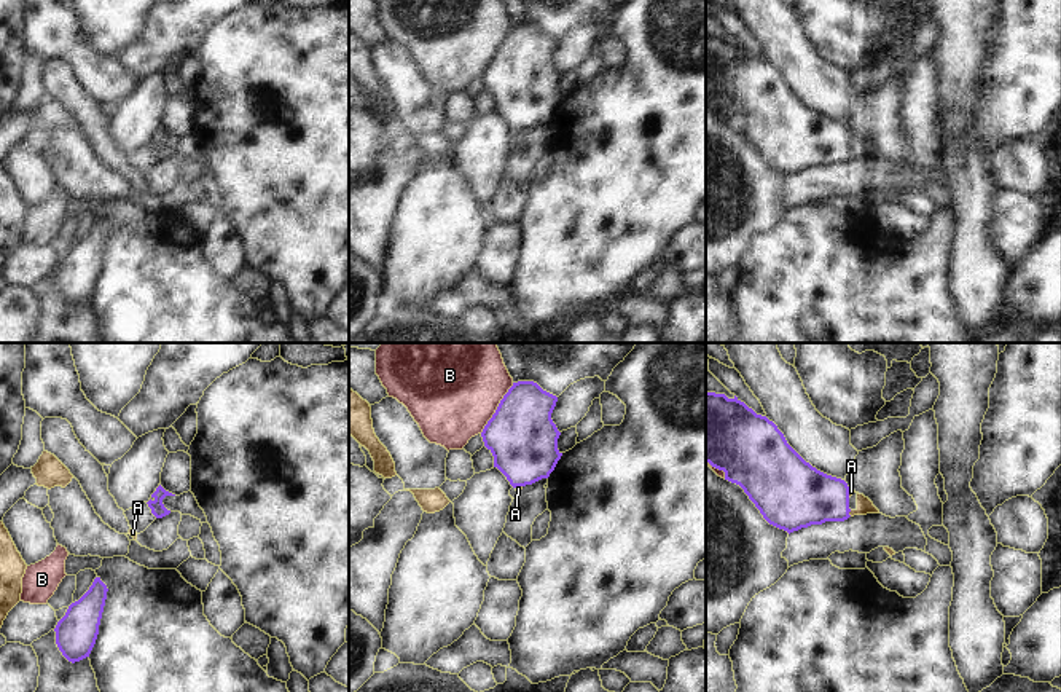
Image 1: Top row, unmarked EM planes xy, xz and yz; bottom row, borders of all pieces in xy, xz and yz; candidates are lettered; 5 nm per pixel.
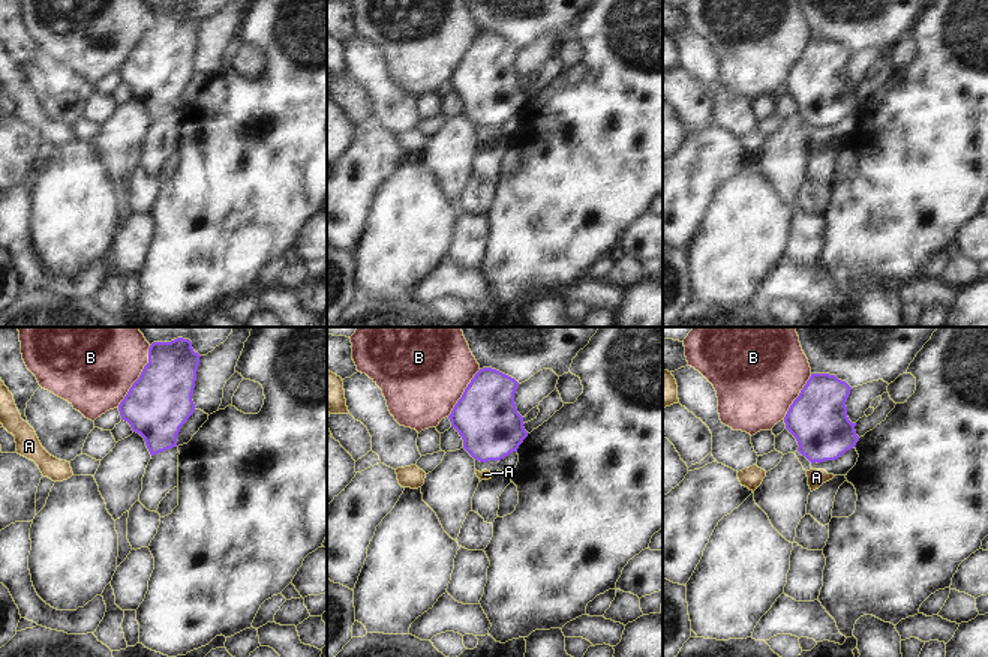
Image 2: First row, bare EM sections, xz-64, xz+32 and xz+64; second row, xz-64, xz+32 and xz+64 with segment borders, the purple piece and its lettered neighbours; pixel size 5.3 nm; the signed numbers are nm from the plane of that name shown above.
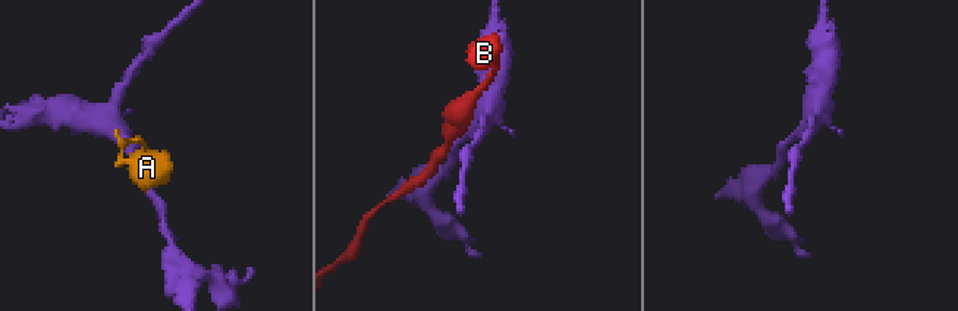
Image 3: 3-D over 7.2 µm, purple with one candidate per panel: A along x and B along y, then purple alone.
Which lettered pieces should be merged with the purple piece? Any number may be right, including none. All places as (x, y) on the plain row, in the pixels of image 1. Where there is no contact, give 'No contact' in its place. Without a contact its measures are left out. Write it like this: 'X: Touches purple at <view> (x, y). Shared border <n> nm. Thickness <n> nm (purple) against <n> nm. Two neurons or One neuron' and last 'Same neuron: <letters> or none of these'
A: Touches purple at yz (848, 157). Shared border 30 nm. Thickness 300 nm (purple) against 80 nm. Two neurons
B: Touches purple at xz (497, 51). Shared border 300 nm. Thickness 360 nm (purple) against 420 nm. Two neurons
Same neuron: none of these

